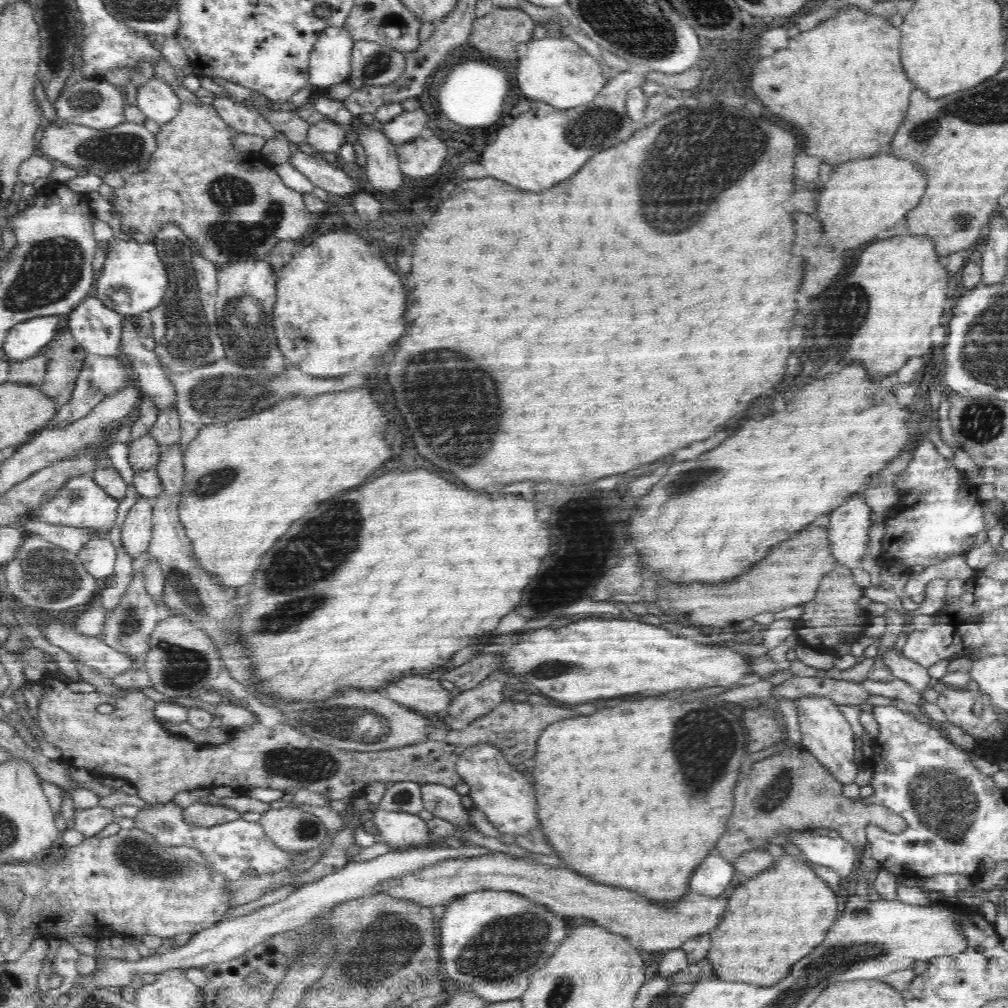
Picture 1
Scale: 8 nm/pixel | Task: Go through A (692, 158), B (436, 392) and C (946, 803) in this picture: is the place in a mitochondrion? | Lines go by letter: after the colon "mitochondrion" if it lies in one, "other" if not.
A: mitochondrion
B: mitochondrion
C: mitochondrion

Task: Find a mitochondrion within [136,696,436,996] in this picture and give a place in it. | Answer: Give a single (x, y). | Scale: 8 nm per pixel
(390, 941)

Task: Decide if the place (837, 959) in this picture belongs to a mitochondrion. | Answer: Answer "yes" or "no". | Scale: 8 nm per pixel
yes

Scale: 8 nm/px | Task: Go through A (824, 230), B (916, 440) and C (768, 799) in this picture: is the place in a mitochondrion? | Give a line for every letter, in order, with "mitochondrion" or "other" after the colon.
A: other
B: other
C: mitochondrion

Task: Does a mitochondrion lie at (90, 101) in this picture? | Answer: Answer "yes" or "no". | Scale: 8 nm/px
yes

